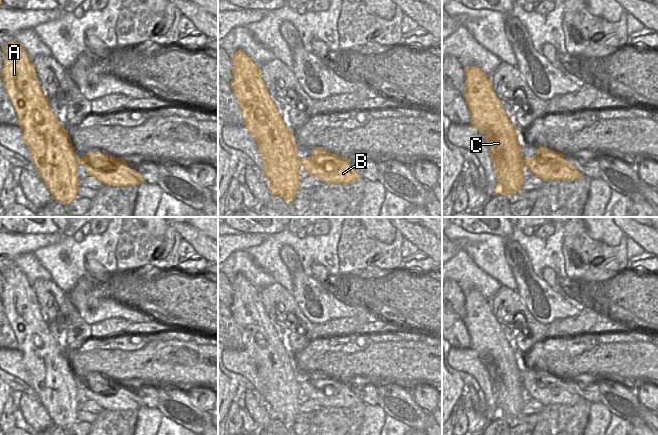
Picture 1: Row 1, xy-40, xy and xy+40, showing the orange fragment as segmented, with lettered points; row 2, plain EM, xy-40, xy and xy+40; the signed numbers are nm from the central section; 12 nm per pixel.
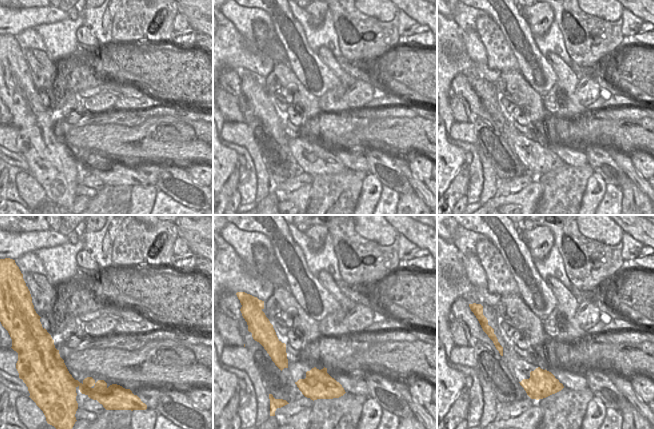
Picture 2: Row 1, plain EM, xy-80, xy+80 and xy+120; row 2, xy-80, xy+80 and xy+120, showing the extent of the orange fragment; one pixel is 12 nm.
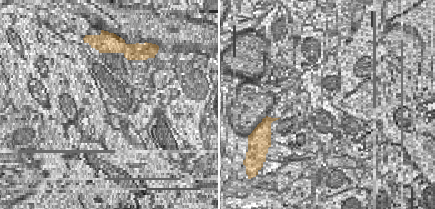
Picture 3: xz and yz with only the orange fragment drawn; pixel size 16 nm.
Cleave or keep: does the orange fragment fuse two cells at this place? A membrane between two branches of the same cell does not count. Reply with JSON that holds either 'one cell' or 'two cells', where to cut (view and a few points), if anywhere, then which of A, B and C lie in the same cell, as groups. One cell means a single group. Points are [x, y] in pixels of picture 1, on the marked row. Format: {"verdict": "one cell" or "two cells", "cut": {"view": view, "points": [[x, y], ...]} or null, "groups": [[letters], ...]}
{"verdict": "two cells", "cut": {"view": "xy", "points": [[299, 160], [301, 165]]}, "groups": [["A", "C"], ["B"]]}

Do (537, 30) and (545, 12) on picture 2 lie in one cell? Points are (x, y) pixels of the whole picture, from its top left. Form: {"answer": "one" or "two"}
{"answer": "one"}

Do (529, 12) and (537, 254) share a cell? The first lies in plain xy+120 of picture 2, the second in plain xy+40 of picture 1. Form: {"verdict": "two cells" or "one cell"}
{"verdict": "two cells"}

